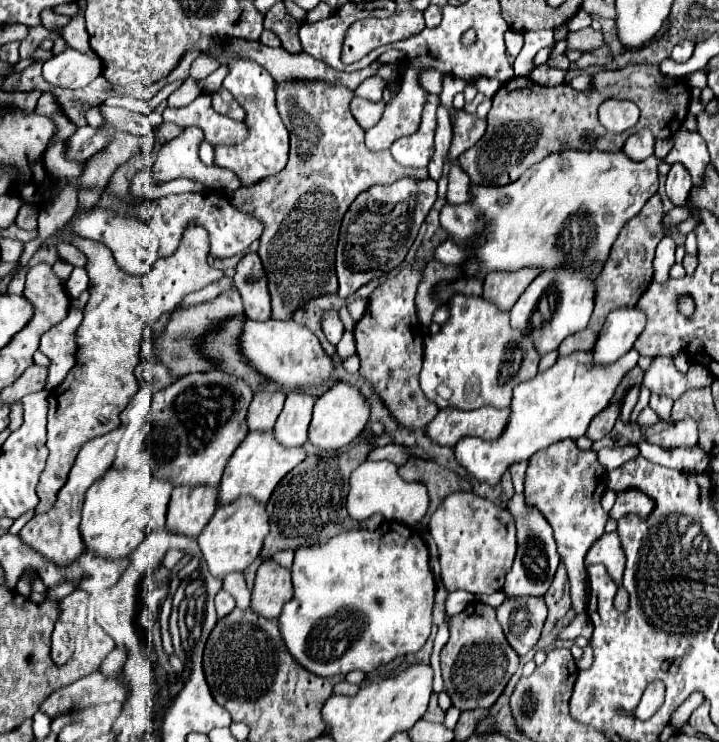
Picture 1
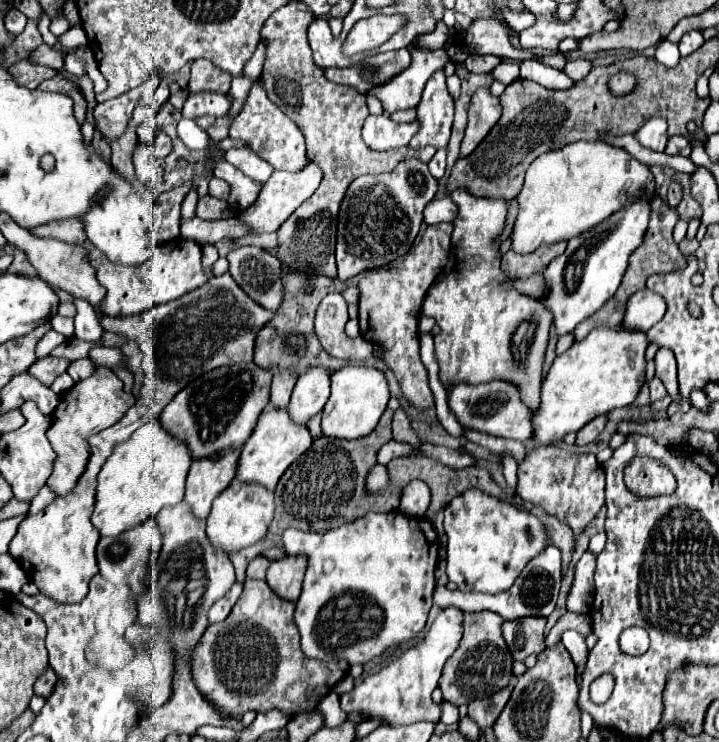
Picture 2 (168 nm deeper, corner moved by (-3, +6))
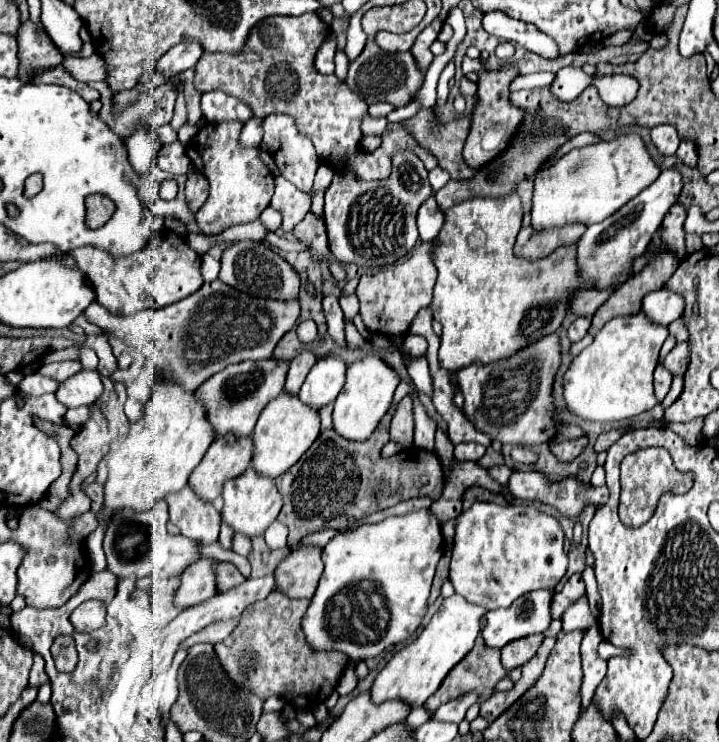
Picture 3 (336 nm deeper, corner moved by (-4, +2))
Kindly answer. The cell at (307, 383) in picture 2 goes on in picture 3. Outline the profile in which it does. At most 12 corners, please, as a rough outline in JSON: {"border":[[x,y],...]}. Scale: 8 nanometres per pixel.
{"border":[[335,354],[319,358],[299,398],[317,410],[335,402],[347,364]]}

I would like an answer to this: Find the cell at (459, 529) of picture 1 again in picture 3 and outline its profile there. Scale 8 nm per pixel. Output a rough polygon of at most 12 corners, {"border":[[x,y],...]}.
{"border":[[535,506],[457,516],[449,580],[487,610],[567,574],[561,524]]}

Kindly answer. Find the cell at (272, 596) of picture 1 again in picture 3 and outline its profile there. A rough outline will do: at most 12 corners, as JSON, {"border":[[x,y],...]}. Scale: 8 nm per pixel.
{"border":[[319,546],[291,550],[275,570],[277,590],[311,598],[323,574]]}

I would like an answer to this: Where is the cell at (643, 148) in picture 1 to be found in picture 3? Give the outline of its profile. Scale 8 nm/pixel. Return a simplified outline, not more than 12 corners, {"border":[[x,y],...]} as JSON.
{"border":[[671,124],[651,128],[651,140],[665,156],[673,156],[681,142]]}

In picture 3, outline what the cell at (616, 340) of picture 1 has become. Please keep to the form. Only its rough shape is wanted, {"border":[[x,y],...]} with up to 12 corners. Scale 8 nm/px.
{"border":[[669,288],[643,298],[643,314],[663,326],[681,318],[683,296]]}

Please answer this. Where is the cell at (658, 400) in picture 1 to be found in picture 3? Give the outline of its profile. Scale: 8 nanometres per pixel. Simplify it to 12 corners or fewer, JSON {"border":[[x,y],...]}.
{"border":[[663,364],[655,368],[655,396],[659,402],[667,396],[671,372]]}

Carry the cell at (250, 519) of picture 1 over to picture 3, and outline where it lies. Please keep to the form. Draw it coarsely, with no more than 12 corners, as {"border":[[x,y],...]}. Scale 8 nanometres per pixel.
{"border":[[247,468],[225,482],[223,522],[249,538],[279,516],[275,480]]}

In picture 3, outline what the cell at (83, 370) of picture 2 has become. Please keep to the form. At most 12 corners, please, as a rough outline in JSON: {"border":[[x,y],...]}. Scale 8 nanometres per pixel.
{"border":[[81,370],[59,386],[65,408],[93,404],[103,392],[97,372]]}

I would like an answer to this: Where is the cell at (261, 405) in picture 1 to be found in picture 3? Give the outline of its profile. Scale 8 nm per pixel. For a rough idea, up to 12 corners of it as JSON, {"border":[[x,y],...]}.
{"border":[[303,350],[291,360],[285,390],[297,394],[317,356]]}

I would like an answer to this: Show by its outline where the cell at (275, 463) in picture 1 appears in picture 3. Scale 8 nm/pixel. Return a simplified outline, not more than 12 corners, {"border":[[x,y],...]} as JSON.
{"border":[[281,392],[253,430],[251,464],[285,474],[319,436],[319,412]]}

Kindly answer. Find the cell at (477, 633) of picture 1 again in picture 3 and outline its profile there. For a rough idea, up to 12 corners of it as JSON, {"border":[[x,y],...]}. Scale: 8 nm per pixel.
{"border":[[479,636],[425,702],[429,716],[463,692],[483,700],[507,674]]}

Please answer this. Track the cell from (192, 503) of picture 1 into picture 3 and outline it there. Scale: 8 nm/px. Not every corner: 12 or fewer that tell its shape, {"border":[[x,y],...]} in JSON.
{"border":[[217,438],[189,484],[207,502],[241,476],[253,456],[253,438]]}

